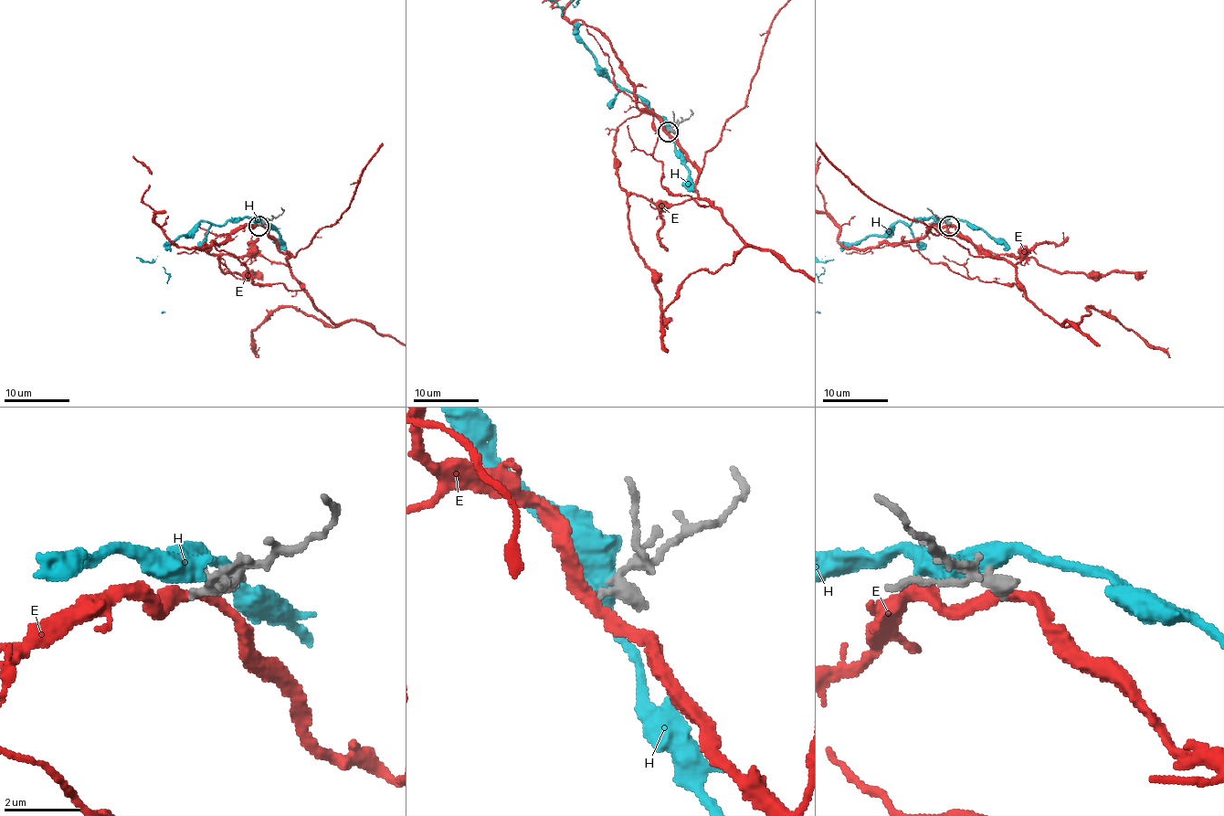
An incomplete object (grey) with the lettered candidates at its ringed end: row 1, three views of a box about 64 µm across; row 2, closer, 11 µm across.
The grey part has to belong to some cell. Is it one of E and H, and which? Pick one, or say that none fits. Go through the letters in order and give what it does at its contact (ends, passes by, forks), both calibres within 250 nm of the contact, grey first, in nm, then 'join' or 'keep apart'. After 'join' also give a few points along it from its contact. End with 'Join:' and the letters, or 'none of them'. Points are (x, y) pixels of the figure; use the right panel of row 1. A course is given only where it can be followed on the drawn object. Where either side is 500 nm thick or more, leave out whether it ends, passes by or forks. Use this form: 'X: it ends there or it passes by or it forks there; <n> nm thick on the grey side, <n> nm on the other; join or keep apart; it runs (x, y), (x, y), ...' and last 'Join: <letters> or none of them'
E: it passes by; 260 nm thick on the grey side, 300 nm on the other; keep apart
H: 240 nm thick on the grey side, 550 nm on the other; keep apart
Join: none of them

